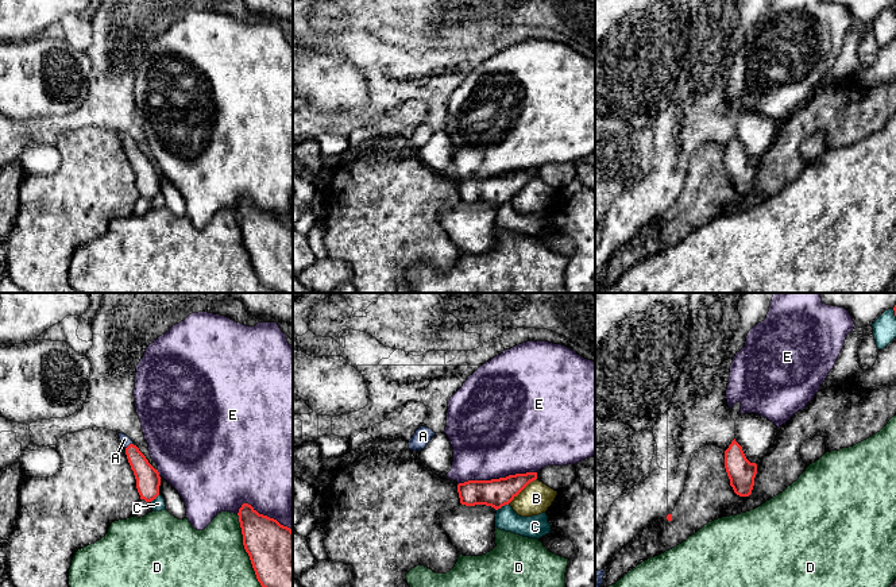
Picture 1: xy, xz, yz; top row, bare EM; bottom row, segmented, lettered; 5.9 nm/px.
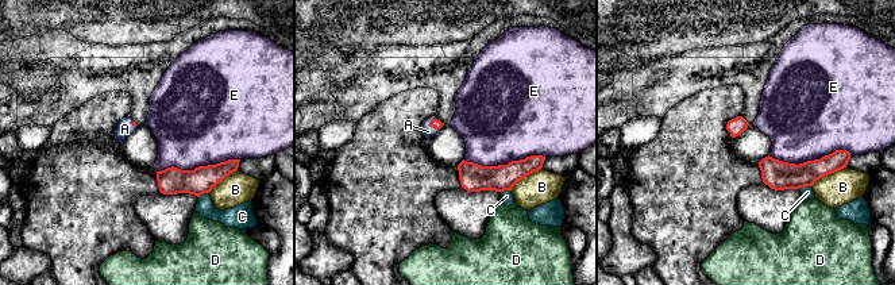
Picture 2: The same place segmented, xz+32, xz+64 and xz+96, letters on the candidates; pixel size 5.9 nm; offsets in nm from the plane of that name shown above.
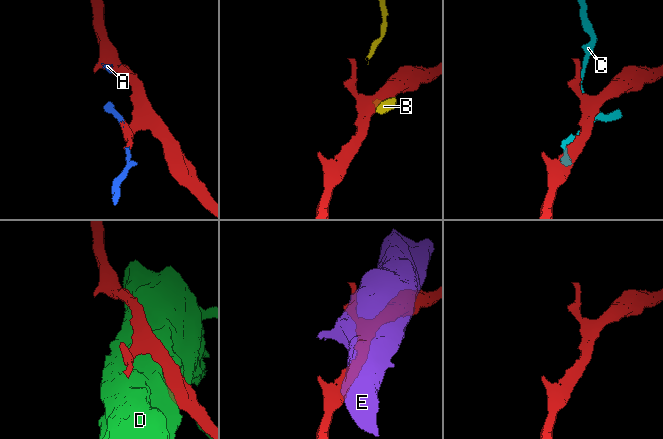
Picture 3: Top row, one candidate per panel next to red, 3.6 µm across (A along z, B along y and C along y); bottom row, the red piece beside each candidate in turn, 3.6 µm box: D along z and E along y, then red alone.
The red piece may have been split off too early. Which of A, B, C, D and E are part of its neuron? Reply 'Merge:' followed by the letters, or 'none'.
Merge: A

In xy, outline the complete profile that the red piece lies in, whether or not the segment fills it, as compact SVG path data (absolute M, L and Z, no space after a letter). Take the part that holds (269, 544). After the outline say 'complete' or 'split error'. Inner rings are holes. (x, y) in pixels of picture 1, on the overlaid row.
M251 505L239 509L243 545L262 587L293 587L293 530L259 514Z | complete

